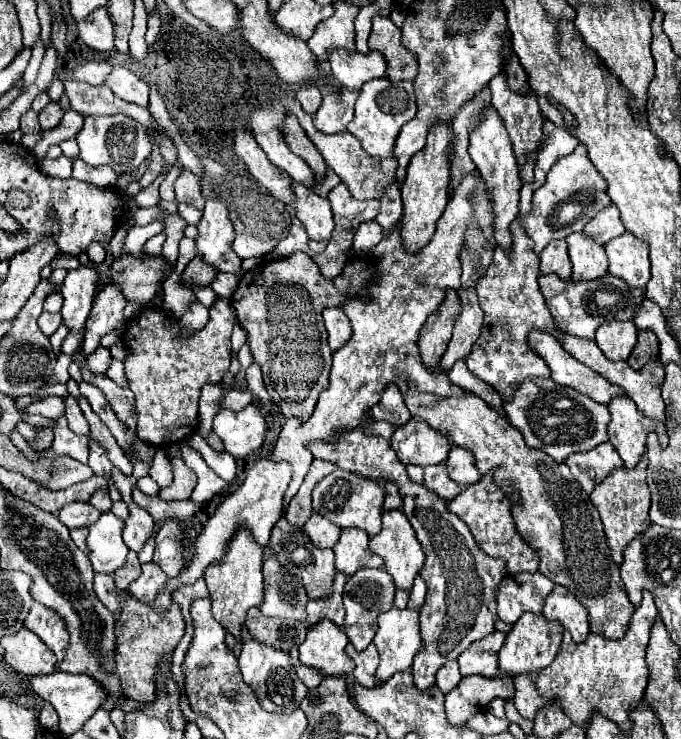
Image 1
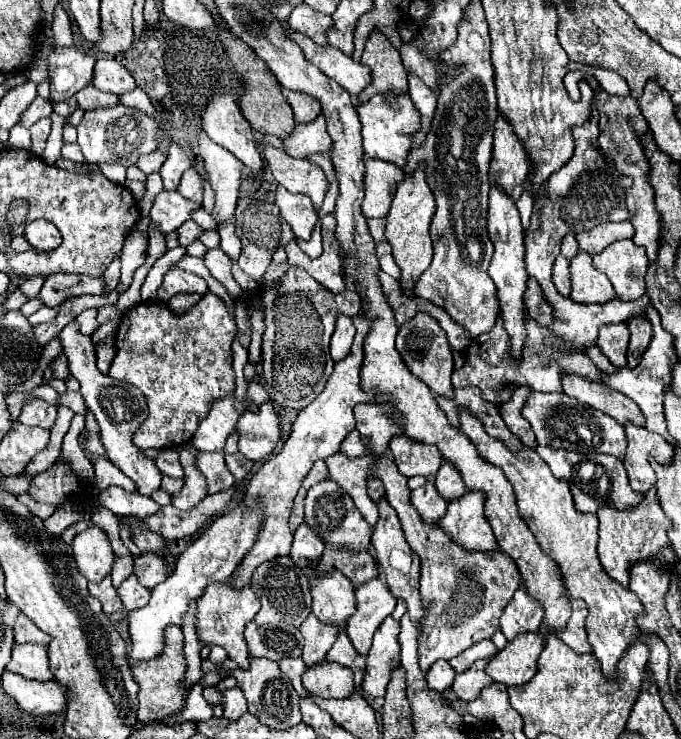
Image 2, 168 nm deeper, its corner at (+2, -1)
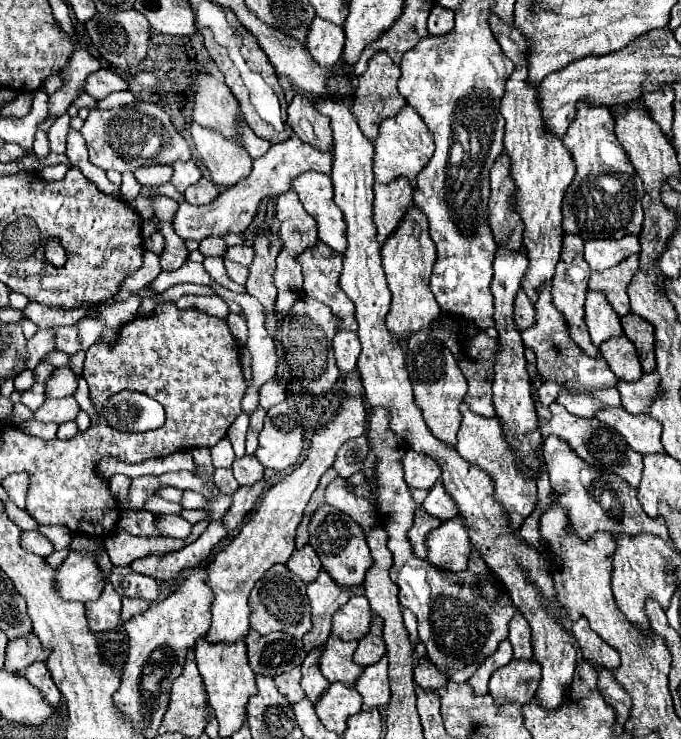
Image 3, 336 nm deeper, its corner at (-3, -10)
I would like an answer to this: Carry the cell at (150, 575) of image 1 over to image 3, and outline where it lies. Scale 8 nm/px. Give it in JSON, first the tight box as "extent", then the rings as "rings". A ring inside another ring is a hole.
{"extent":[121,598,149,622],"rings":[[[123,598],[123,608],[121,608],[121,620],[127,622],[129,618],[137,616],[137,614],[143,614],[145,610],[149,608],[149,602],[147,600],[137,600],[137,598]]]}

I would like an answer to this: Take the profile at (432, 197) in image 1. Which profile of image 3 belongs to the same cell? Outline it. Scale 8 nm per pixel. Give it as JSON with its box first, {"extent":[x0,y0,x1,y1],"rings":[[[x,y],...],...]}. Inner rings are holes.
{"extent":[381,206,441,340],"rings":[[[413,206],[403,218],[403,222],[399,224],[399,228],[395,230],[395,234],[381,248],[383,270],[393,296],[391,310],[387,314],[387,328],[391,328],[391,332],[399,340],[407,340],[413,332],[419,332],[431,326],[441,314],[439,304],[435,302],[435,296],[429,290],[429,276],[435,264],[435,258],[437,254],[435,254],[435,244],[429,236],[427,218],[417,206]]]}

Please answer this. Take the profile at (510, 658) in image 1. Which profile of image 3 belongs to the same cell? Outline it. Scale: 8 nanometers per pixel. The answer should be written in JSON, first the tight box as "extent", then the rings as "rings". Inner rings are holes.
{"extent":[489,660,541,706],"rings":[[[511,660],[507,666],[501,666],[499,670],[493,672],[491,682],[489,682],[489,694],[495,698],[497,706],[505,704],[505,700],[517,702],[517,704],[527,704],[533,700],[539,682],[541,682],[539,662],[535,662],[535,660]]]}

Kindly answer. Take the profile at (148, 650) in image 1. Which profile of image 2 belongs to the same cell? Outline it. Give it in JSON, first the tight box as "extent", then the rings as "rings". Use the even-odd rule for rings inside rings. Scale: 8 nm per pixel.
{"extent":[130,625,186,723],"rings":[[[170,625],[166,631],[166,649],[162,649],[162,657],[154,657],[154,661],[130,661],[130,669],[134,675],[134,681],[140,685],[138,693],[138,721],[140,723],[152,723],[160,721],[172,713],[178,713],[184,705],[184,691],[182,691],[182,681],[184,681],[184,669],[186,661],[182,657],[182,629],[178,625]]]}

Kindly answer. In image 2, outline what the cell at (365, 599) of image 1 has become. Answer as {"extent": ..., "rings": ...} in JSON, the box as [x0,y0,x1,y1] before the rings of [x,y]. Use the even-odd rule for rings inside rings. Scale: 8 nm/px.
{"extent":[346,579,396,655],"rings":[[[380,579],[366,581],[356,587],[356,613],[346,621],[346,633],[360,655],[366,655],[372,645],[372,635],[380,623],[392,615],[396,607],[396,597],[390,593],[390,587]]]}

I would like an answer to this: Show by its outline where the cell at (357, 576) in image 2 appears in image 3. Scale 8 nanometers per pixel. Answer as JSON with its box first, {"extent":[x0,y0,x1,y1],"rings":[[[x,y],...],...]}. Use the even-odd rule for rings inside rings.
{"extent":[303,570,353,652],"rings":[[[325,570],[319,572],[315,582],[307,584],[307,596],[311,602],[311,618],[313,618],[311,630],[303,636],[303,644],[307,652],[327,642],[331,634],[333,614],[347,602],[351,594],[353,594],[351,590],[341,590]]]}

